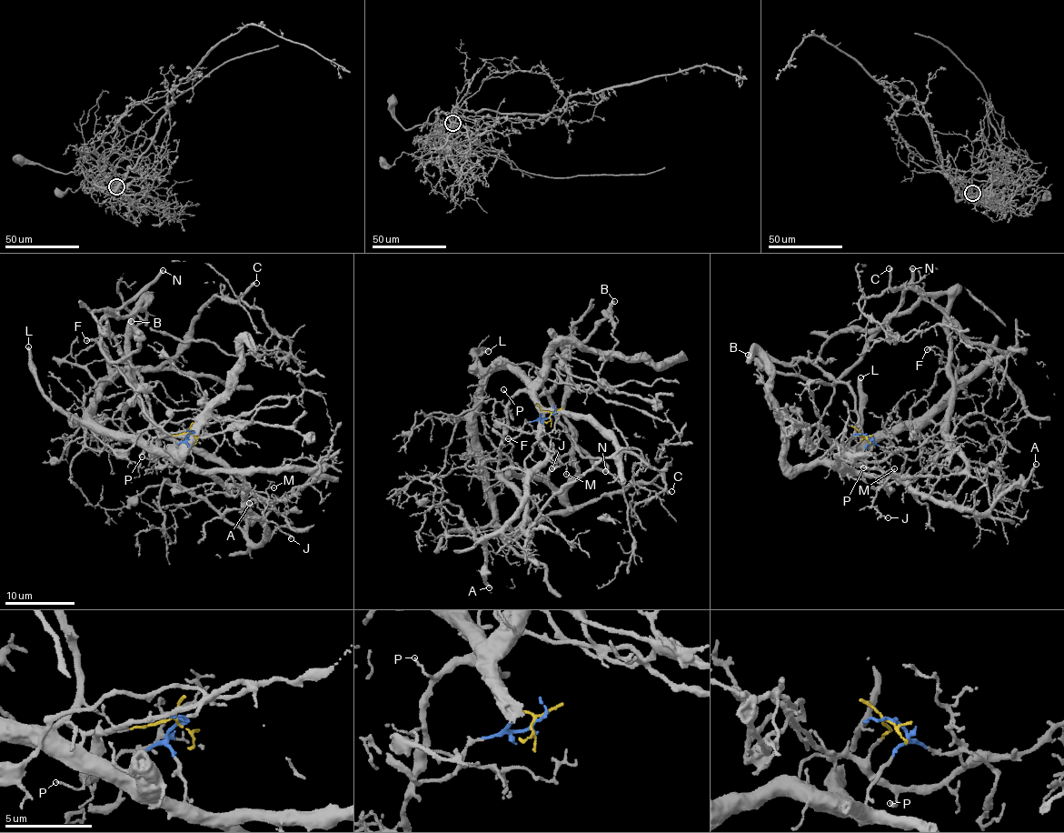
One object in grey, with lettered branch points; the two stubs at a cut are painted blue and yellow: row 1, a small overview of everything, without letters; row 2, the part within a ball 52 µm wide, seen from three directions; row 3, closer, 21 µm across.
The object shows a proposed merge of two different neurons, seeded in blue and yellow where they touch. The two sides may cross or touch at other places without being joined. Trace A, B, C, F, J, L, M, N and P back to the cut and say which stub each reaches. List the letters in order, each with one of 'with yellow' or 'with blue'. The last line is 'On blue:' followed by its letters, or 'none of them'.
A: with blue
B: with yellow
C: with blue
F: with blue
J: with blue
L: with blue
M: with blue
N: with yellow
P: with yellow
On blue: A, C, F, J, L, M

